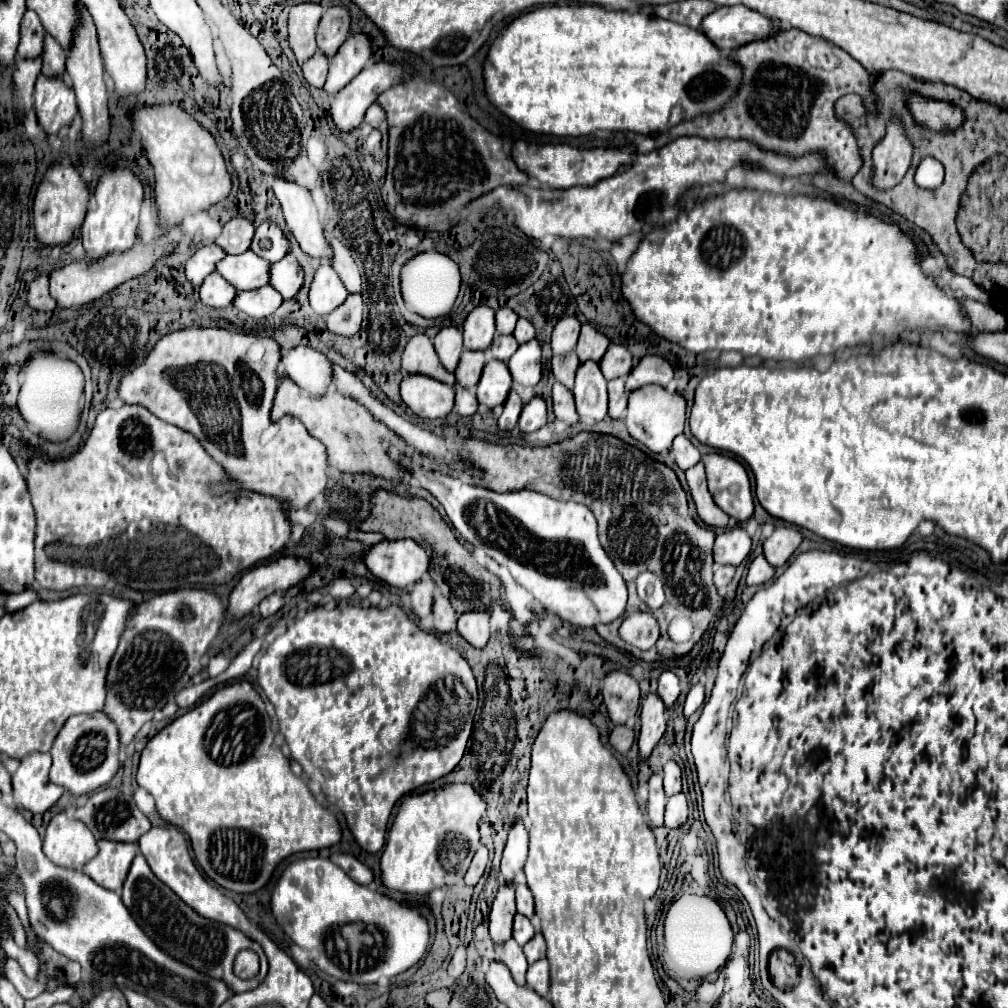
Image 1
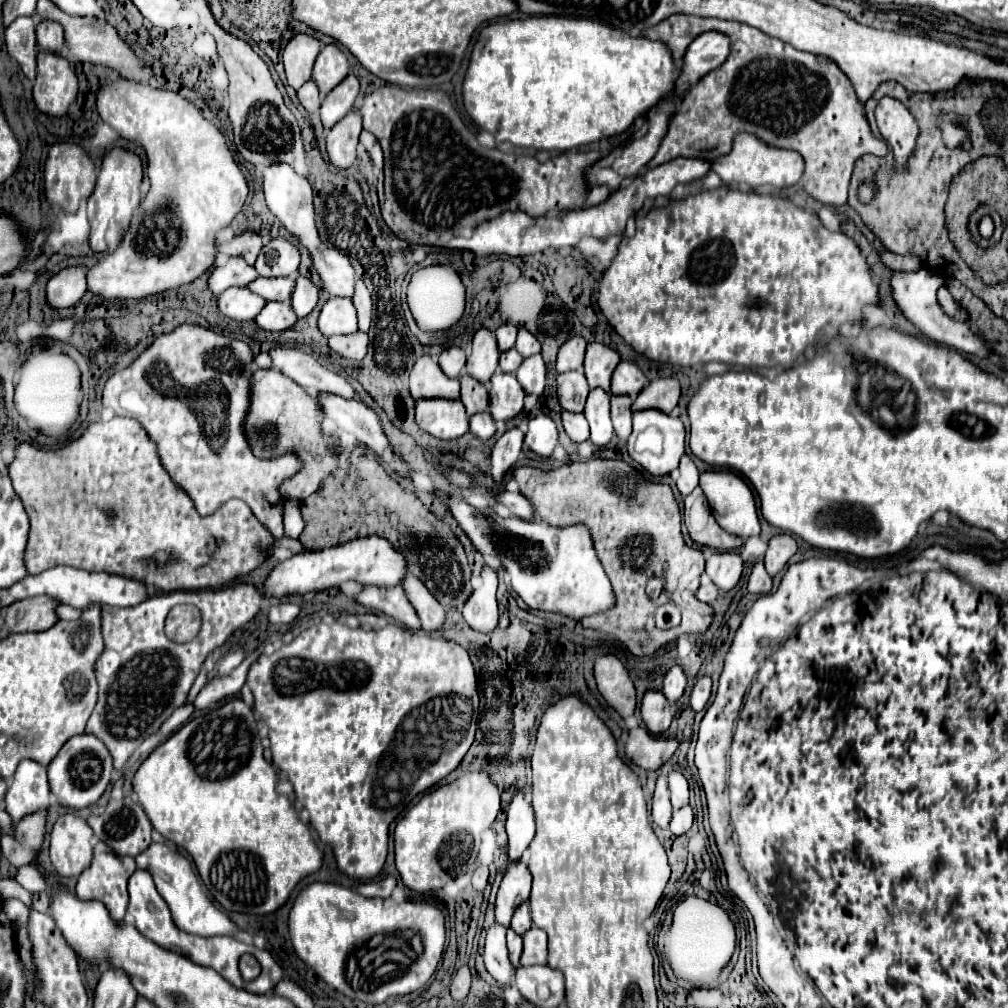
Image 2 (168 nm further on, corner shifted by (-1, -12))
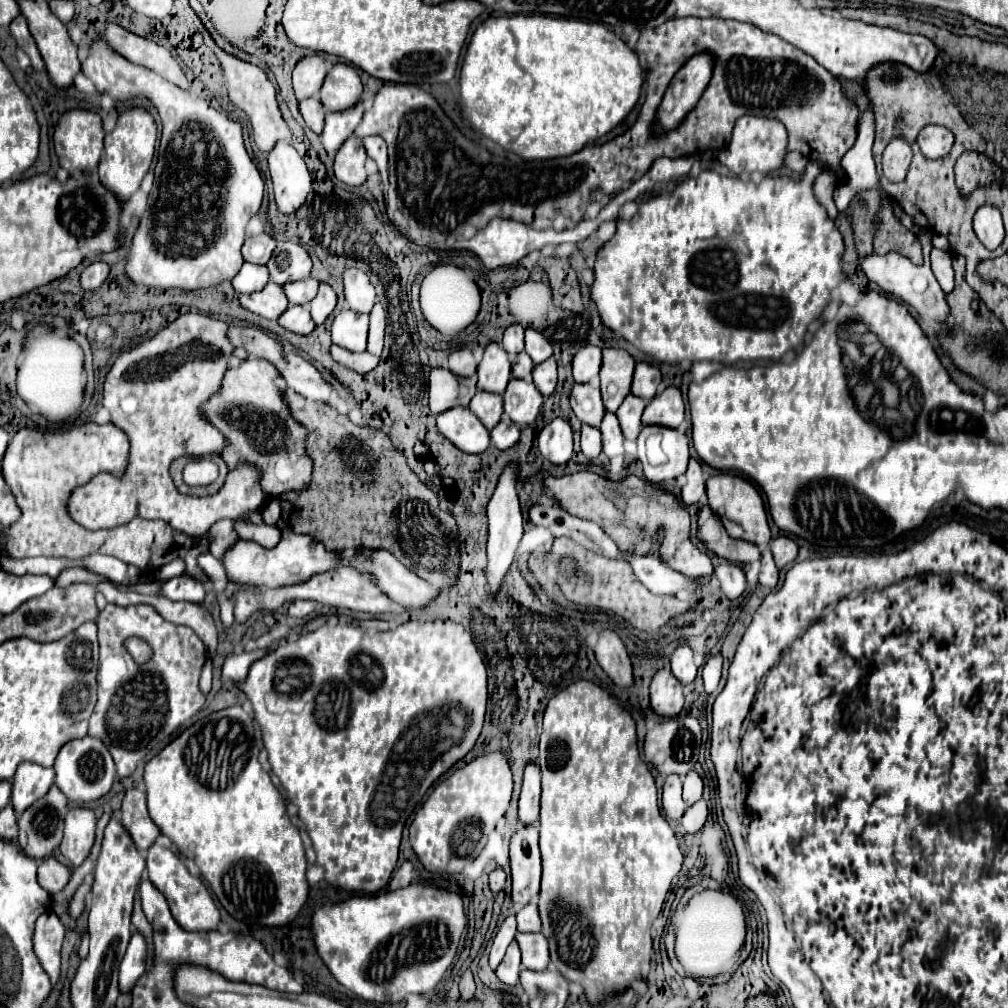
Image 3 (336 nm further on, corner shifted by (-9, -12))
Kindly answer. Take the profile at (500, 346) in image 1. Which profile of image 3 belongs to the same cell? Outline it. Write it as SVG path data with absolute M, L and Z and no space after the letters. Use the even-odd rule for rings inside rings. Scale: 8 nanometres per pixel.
M521 352L513 358L513 378L519 378L519 380L531 380L531 372L533 372L535 364L533 360L529 360L529 354L527 352Z

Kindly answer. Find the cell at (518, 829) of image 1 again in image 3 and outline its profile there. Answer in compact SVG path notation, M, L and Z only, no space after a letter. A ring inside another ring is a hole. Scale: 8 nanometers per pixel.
M537 762L525 766L523 788L519 796L519 818L523 824L533 824L539 818L539 796L541 796L541 770Z

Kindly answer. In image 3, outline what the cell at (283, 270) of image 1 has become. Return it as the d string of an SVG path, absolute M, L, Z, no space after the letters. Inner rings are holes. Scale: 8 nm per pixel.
M321 284L317 296L309 304L309 310L311 310L311 316L313 316L315 324L317 326L323 324L329 318L329 314L335 310L335 306L337 306L335 290L329 284Z

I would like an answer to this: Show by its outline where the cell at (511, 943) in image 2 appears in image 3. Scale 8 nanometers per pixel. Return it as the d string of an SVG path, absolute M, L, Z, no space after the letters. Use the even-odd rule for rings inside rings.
M511 942L505 952L505 958L497 966L495 974L501 982L515 986L515 984L519 984L519 972L521 972L521 952L519 952L519 946L515 942Z

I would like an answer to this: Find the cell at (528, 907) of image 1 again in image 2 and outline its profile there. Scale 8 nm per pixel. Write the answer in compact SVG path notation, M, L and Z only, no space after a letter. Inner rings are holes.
M519 904L517 906L517 912L513 914L513 920L511 920L511 928L519 934L527 932L531 928L531 912L529 912L529 906L527 904Z

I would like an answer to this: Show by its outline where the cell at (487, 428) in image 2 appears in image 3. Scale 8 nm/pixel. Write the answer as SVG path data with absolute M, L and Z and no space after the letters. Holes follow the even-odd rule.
M503 416L501 422L491 430L491 442L493 440L499 450L509 450L519 442L519 428L509 420L509 416Z

